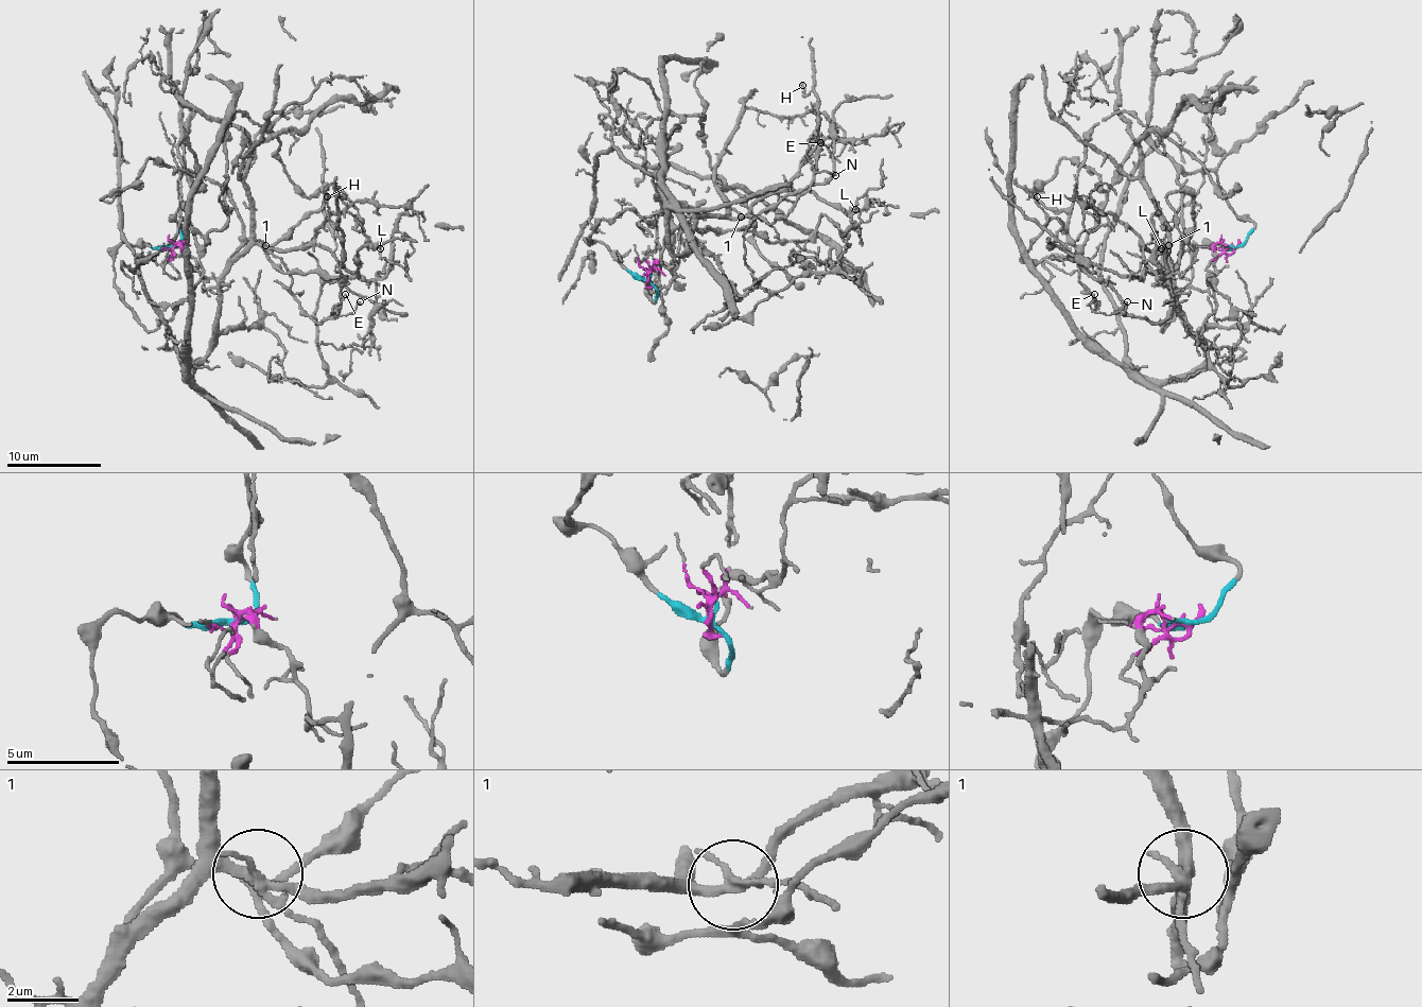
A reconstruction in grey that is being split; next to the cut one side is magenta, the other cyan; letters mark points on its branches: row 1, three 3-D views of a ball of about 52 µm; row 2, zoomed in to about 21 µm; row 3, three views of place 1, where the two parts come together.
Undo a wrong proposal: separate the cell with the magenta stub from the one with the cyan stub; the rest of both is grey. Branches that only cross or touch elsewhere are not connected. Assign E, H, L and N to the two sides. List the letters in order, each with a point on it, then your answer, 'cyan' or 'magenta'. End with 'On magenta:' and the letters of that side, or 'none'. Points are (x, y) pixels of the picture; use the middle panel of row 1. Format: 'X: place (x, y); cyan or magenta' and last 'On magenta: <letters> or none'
E: place (820, 142); cyan
H: place (802, 85); cyan
L: place (855, 209); magenta
N: place (835, 175); cyan
On magenta: L

